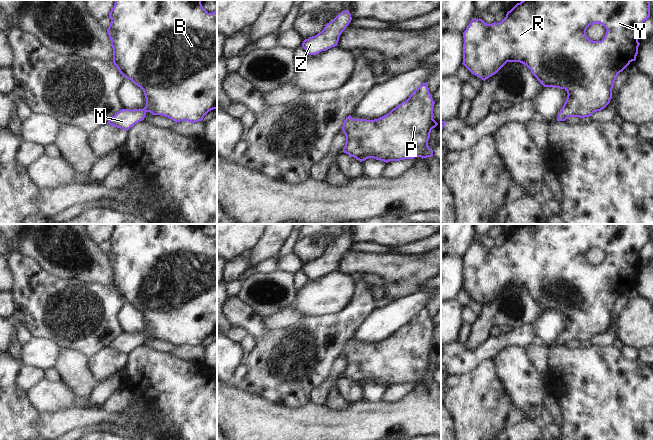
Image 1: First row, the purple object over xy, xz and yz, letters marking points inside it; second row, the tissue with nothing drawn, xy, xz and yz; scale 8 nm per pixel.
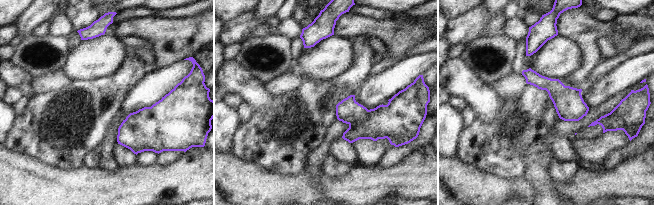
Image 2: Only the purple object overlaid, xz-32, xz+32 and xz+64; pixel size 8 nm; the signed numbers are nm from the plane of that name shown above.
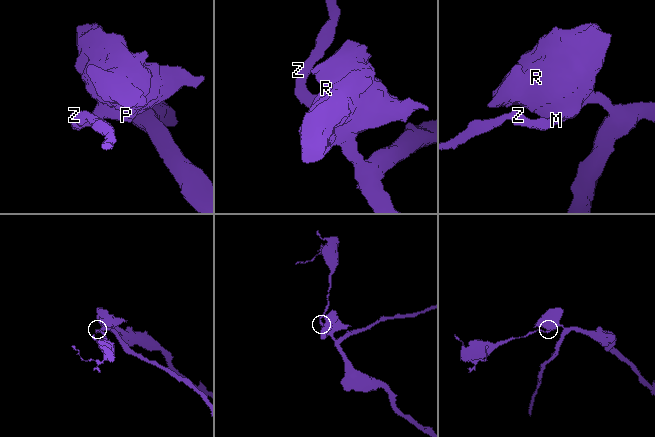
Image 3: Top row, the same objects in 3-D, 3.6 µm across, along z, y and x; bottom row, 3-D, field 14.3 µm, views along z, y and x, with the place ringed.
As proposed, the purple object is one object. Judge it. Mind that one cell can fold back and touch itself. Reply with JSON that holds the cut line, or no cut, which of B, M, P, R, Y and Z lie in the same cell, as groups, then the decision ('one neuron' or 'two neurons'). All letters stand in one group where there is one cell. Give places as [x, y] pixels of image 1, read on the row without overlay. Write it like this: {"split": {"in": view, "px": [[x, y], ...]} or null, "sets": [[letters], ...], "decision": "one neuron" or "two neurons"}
{"split": null, "sets": [["B", "M", "P", "R", "Y", "Z"]], "decision": "one neuron"}

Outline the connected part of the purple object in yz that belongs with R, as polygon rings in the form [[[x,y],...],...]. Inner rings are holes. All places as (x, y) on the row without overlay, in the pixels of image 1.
[[[522,224],[517,227],[499,247],[487,248],[473,242],[463,256],[463,289],[483,305],[496,298],[507,286],[526,289],[544,311],[567,315],[566,325],[557,345],[569,341],[589,341],[604,333],[612,322],[616,301],[638,278],[640,251],[650,241],[650,224]],[[600,247],[606,252],[601,265],[586,260],[590,249]]]

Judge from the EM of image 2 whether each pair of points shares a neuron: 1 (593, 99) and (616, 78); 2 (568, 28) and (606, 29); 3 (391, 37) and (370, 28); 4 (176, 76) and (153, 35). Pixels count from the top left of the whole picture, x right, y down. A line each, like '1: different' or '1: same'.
1: same
2: same
3: same
4: different

